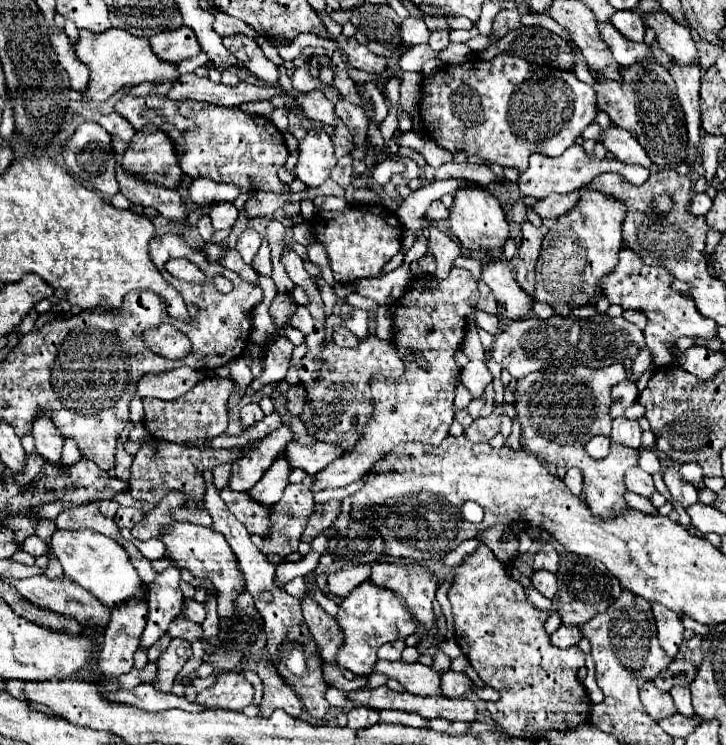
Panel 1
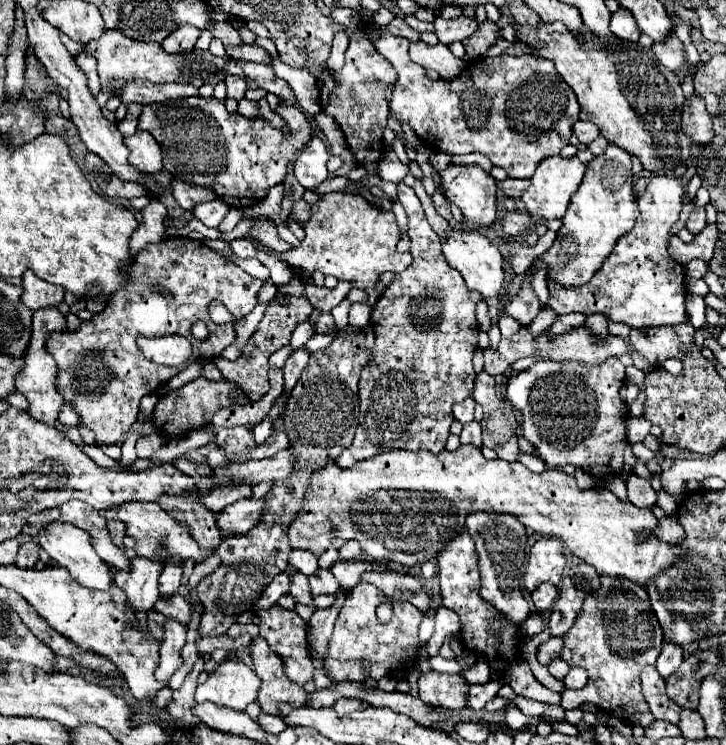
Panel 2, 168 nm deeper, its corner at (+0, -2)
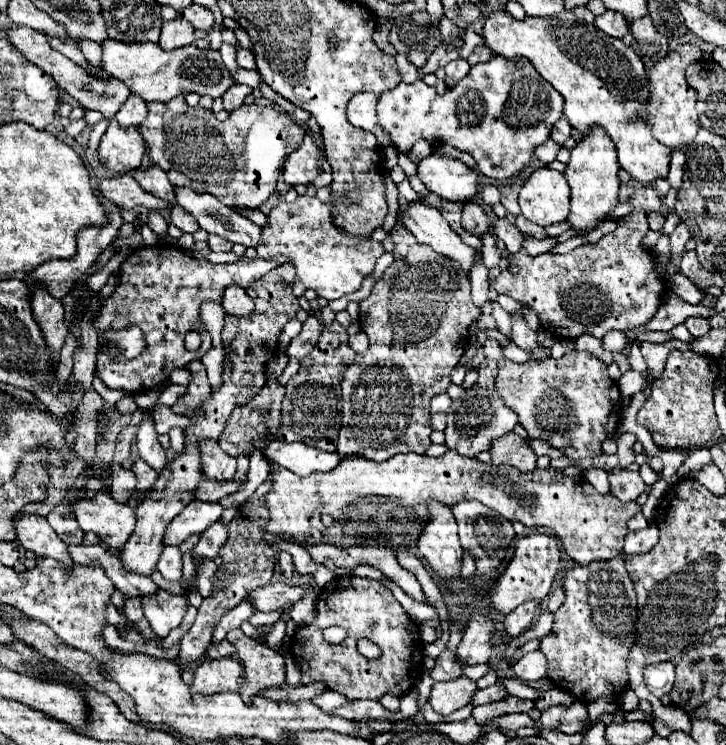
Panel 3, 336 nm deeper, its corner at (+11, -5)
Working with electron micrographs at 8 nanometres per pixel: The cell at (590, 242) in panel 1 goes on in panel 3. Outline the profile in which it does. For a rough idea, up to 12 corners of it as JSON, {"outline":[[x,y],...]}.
{"outline":[[604,128],[576,142],[564,174],[568,222],[588,234],[620,188],[616,148]]}

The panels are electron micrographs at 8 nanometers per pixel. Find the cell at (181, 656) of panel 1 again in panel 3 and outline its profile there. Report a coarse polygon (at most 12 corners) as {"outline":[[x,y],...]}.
{"outline":[[158,588],[142,596],[154,634],[180,626],[188,602]]}

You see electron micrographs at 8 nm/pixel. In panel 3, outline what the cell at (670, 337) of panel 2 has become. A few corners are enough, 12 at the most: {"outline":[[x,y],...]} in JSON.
{"outline":[[608,332],[602,346],[620,352],[628,342],[626,332]]}

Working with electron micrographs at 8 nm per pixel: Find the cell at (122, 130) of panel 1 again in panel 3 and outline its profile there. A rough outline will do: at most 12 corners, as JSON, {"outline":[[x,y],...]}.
{"outline":[[130,94],[128,104],[116,112],[120,126],[140,126],[148,106],[140,96]]}

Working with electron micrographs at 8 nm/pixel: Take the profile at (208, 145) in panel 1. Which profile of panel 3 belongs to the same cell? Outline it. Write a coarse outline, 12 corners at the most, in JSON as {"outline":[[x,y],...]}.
{"outline":[[184,96],[138,128],[174,186],[230,208],[274,194],[306,130],[274,106],[226,122]]}

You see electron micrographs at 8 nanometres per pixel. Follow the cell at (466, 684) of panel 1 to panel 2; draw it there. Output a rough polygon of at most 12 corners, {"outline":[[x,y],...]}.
{"outline":[[501,681],[469,685],[467,707],[483,709],[491,701]]}

